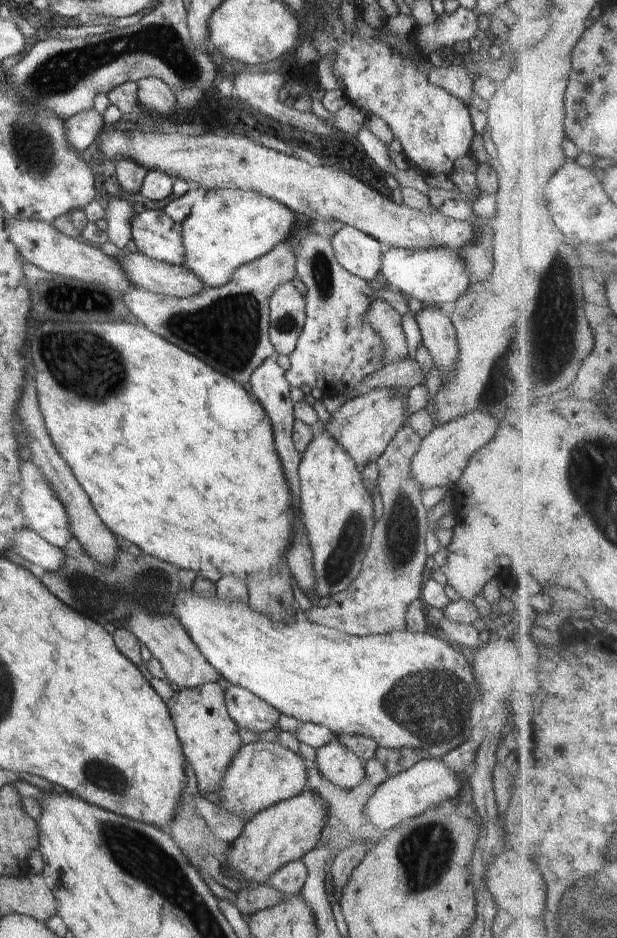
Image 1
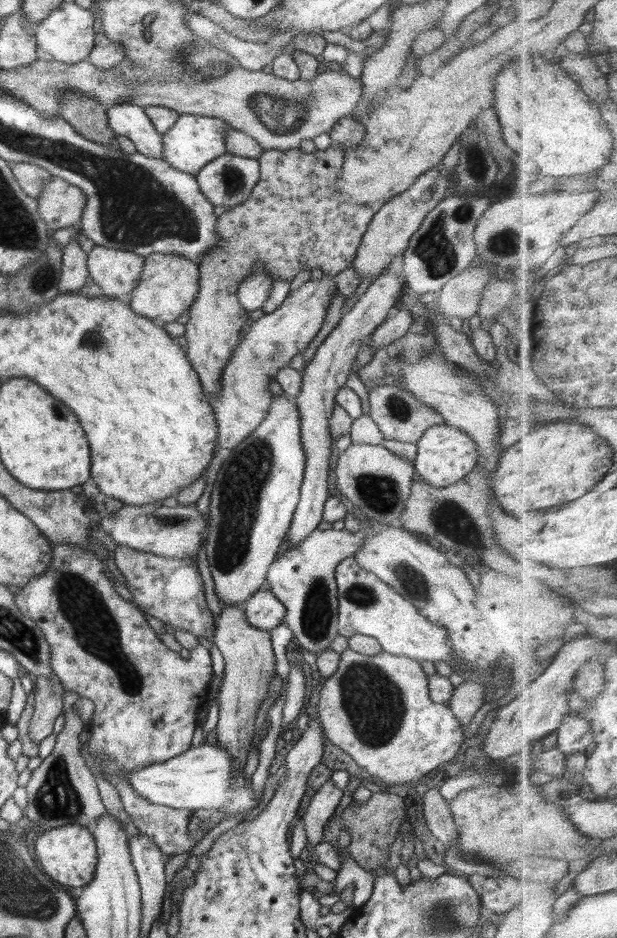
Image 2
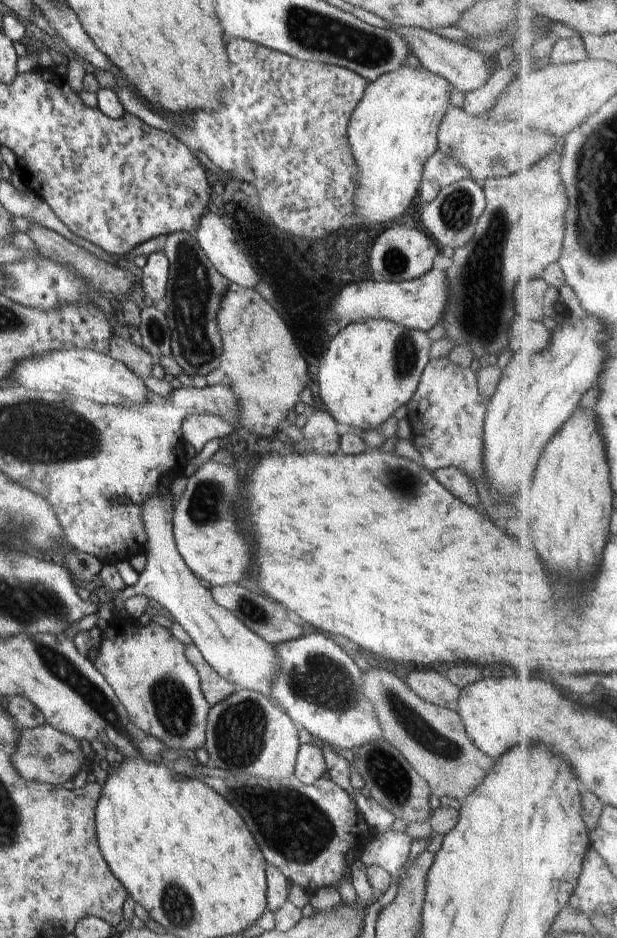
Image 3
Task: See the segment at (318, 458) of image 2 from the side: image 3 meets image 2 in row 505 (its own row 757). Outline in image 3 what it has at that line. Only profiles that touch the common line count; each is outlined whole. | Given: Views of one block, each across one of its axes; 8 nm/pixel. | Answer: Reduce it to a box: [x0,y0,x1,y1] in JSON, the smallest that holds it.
[295,743,327,785]

